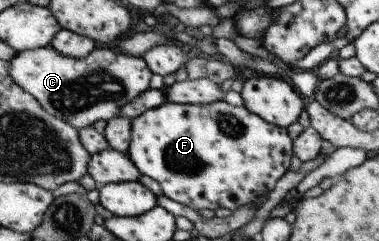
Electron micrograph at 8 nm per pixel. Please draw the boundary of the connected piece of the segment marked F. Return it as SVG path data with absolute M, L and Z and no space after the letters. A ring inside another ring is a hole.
M223 100L209 105L167 102L163 103L162 107L149 109L144 115L134 120L134 131L129 155L131 160L138 165L138 169L142 172L142 175L147 175L159 182L164 194L167 195L167 197L171 197L175 202L180 202L196 211L199 211L199 209L211 209L215 211L215 209L219 208L228 208L232 212L235 212L239 208L254 203L258 198L266 196L267 193L273 191L275 185L279 183L279 179L289 171L291 159L293 159L293 155L296 155L296 153L294 152L294 140L291 139L287 128L268 123L266 120L259 117L259 115L255 115L254 112L251 112L247 107L235 107Z

